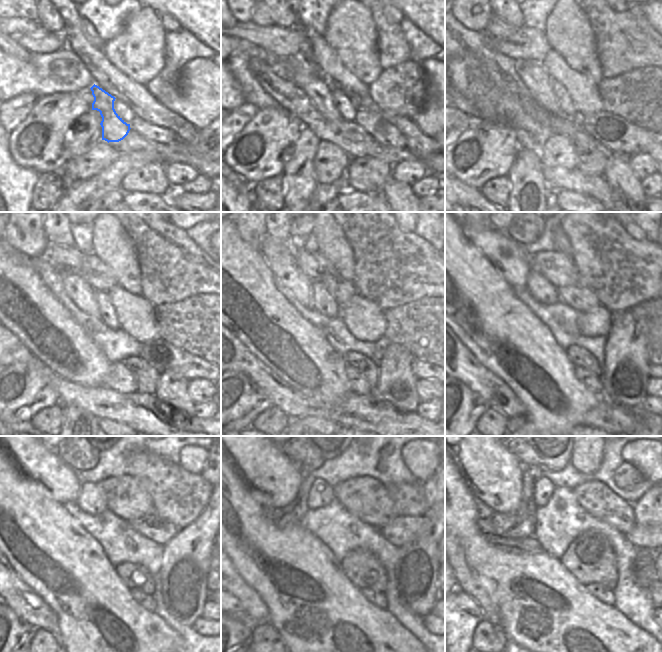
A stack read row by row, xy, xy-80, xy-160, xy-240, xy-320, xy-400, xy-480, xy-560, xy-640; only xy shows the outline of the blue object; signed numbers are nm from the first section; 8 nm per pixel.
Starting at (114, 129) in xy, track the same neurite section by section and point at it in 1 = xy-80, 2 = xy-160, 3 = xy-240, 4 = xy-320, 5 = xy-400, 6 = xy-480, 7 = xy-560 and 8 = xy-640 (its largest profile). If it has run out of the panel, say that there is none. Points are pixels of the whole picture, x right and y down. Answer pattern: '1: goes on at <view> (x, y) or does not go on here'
1: goes on at xy-80 (309, 78)
2: goes on at xy-160 (532, 74)
3: goes on at xy-240 (80, 292)
4: goes on at xy-320 (280, 256)
5: goes on at xy-400 (510, 259)
6: goes on at xy-480 (41, 463)
7: goes on at xy-560 (270, 472)
8: goes on at xy-640 (491, 471)

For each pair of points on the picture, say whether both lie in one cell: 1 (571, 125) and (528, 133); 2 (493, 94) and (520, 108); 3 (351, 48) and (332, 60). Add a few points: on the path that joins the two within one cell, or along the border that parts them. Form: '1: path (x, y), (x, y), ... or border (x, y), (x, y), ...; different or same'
1: path (560, 125), (539, 125); same
2: border (501, 92), (501, 100), (508, 122); different
3: border (324, 37), (339, 60), (353, 74); different

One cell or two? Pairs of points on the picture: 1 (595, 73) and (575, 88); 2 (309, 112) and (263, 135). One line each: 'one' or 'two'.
1: two
2: two

